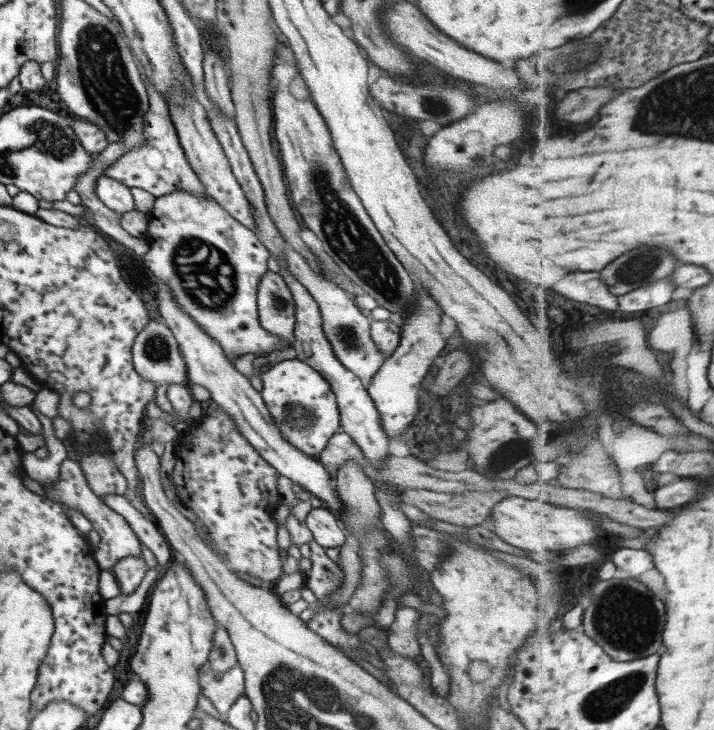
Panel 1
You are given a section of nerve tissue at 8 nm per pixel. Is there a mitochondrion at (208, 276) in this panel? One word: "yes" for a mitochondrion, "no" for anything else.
yes

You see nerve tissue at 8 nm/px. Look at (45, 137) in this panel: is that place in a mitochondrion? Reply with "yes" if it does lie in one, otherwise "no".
yes

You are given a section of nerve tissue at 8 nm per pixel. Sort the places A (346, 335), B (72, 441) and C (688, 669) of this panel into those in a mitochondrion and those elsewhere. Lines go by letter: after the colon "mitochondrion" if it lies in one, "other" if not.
A: mitochondrion
B: other
C: other

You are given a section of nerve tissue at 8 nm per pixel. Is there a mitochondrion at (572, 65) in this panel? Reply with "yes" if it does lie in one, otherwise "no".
yes

